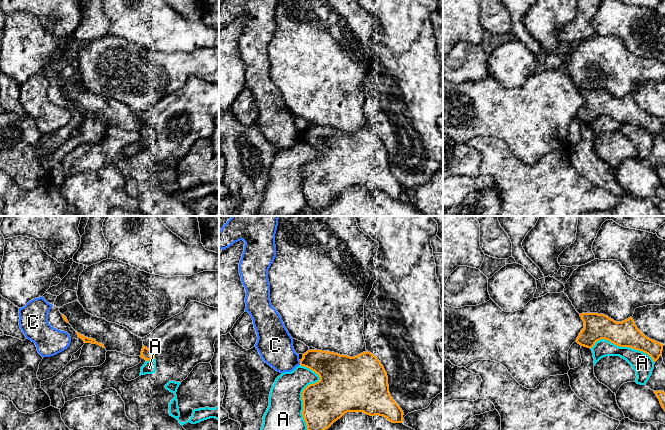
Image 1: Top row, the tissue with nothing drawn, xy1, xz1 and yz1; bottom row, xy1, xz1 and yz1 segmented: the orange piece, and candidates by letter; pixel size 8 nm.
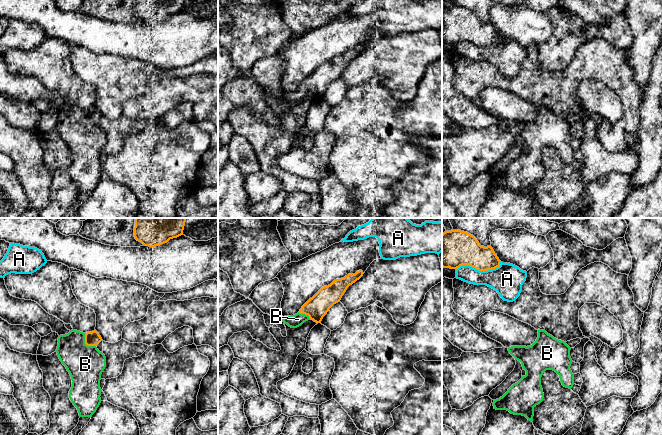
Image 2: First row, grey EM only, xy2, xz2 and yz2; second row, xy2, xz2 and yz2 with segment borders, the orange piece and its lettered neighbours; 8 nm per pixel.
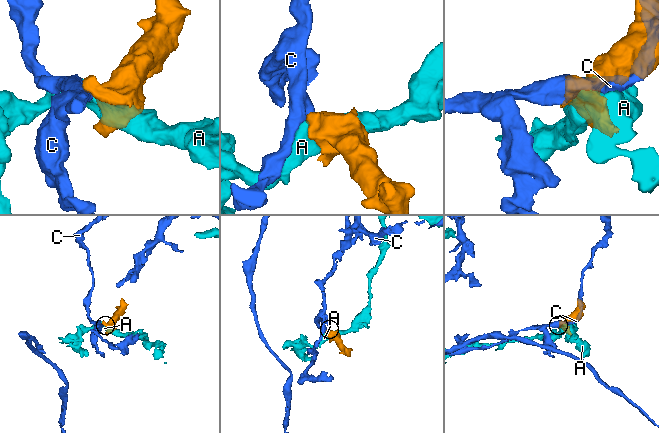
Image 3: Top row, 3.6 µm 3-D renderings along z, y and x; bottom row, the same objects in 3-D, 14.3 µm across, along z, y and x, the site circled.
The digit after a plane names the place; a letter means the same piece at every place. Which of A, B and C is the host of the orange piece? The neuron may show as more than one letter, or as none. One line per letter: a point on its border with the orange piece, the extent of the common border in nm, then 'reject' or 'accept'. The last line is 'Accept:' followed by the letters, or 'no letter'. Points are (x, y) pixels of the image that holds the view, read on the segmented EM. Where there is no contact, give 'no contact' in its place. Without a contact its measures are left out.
A: meets orange in xz1 at (303, 391); contact 550 nm long; reject
B: meets orange in xy2 at (85, 343); contact 140 nm long; accept
C: meets orange in xz1 at (300, 362); contact 40 nm long; reject
Accept: B

